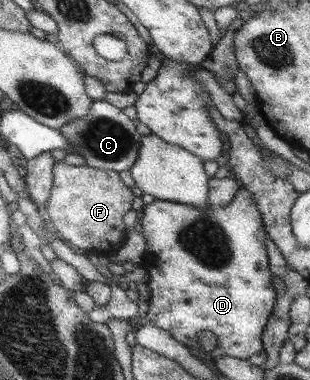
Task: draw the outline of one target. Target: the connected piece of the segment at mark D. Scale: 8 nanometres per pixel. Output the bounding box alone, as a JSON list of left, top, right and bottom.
[141,187,276,363]

